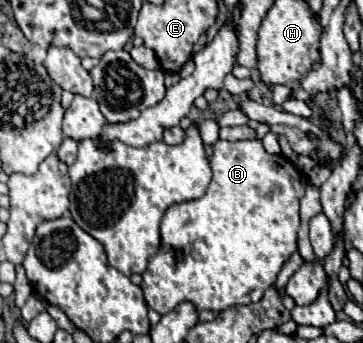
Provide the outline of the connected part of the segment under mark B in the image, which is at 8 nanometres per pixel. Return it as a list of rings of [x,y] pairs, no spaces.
[[[217,141],[211,157],[213,179],[207,193],[189,203],[171,205],[161,221],[161,247],[149,259],[141,289],[151,309],[165,315],[181,303],[193,303],[199,311],[221,313],[227,307],[257,303],[275,283],[279,271],[297,251],[299,201],[307,177],[283,155],[269,155],[261,141]]]

